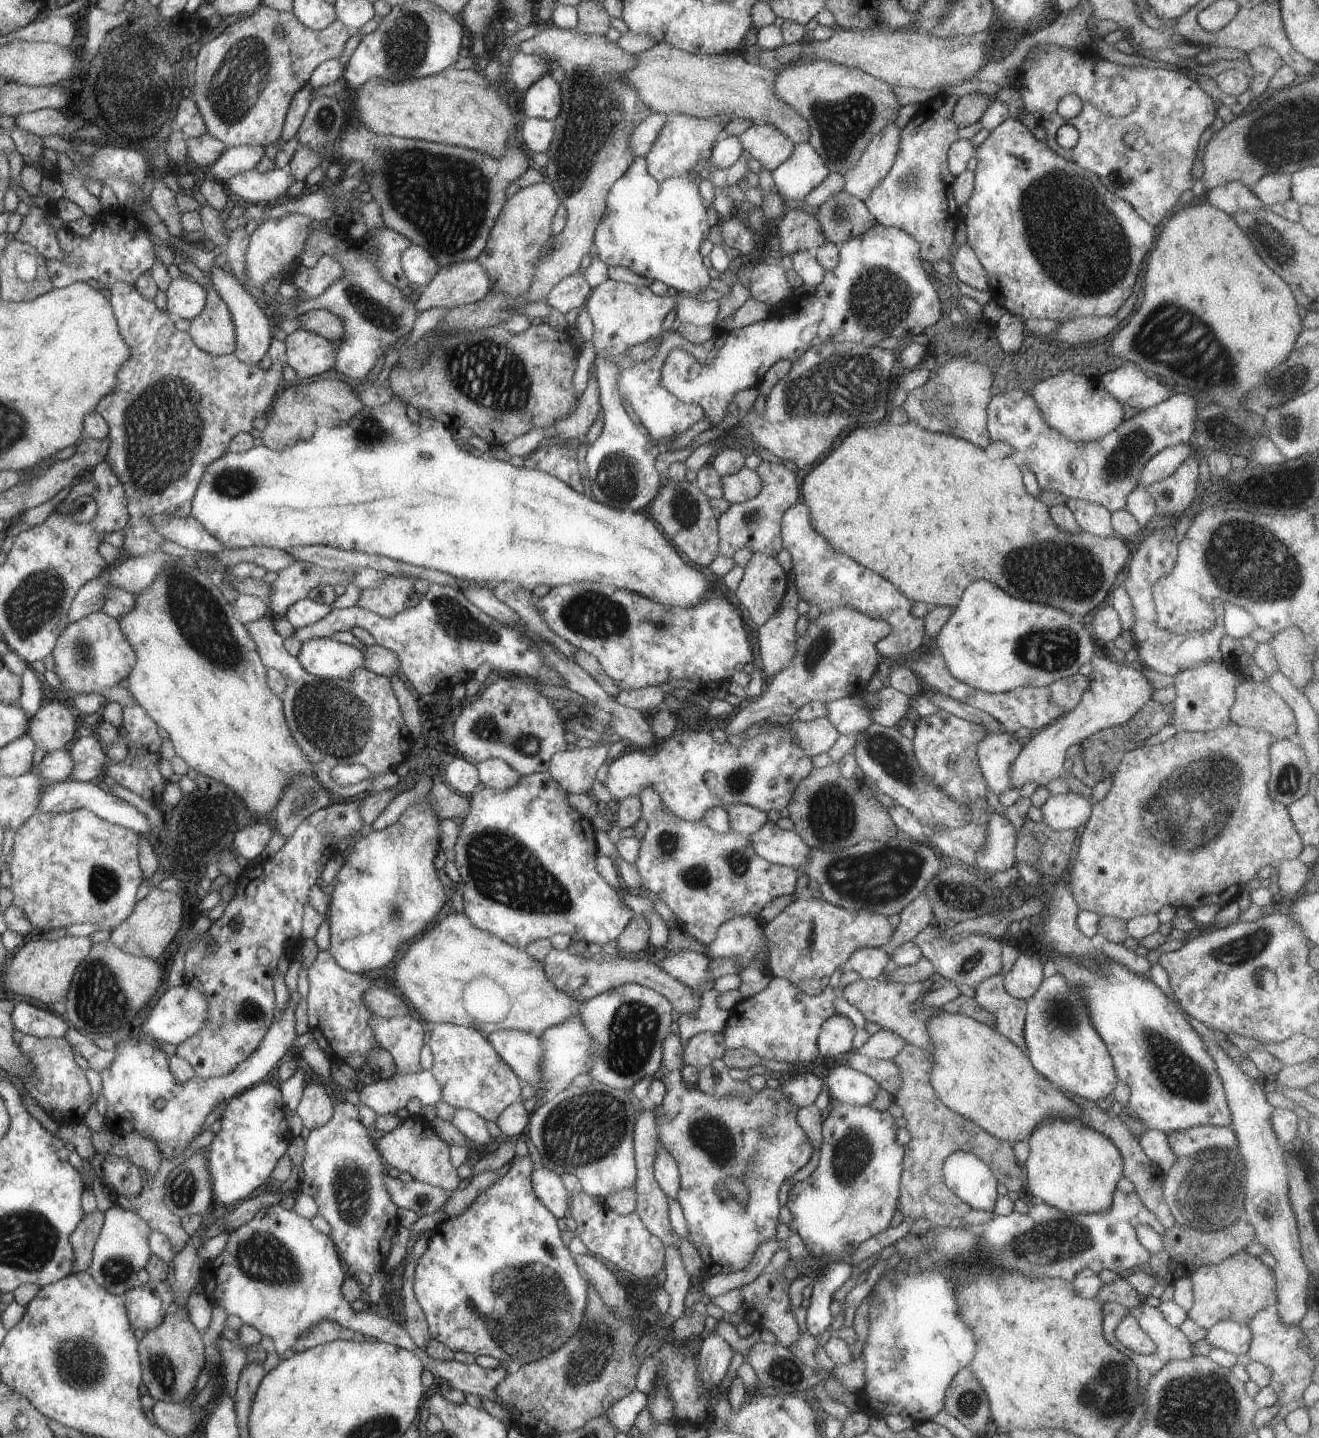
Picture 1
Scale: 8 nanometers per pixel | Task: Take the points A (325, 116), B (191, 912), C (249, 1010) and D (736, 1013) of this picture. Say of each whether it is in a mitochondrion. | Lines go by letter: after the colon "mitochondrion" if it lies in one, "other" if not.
A: mitochondrion
B: other
C: mitochondrion
D: other

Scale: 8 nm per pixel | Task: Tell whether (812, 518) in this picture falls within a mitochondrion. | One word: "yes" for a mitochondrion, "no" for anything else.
no

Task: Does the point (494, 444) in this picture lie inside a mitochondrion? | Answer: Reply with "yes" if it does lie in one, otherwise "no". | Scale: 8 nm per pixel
no

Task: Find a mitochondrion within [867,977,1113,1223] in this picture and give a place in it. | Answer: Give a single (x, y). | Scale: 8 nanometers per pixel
(1060, 1014)

